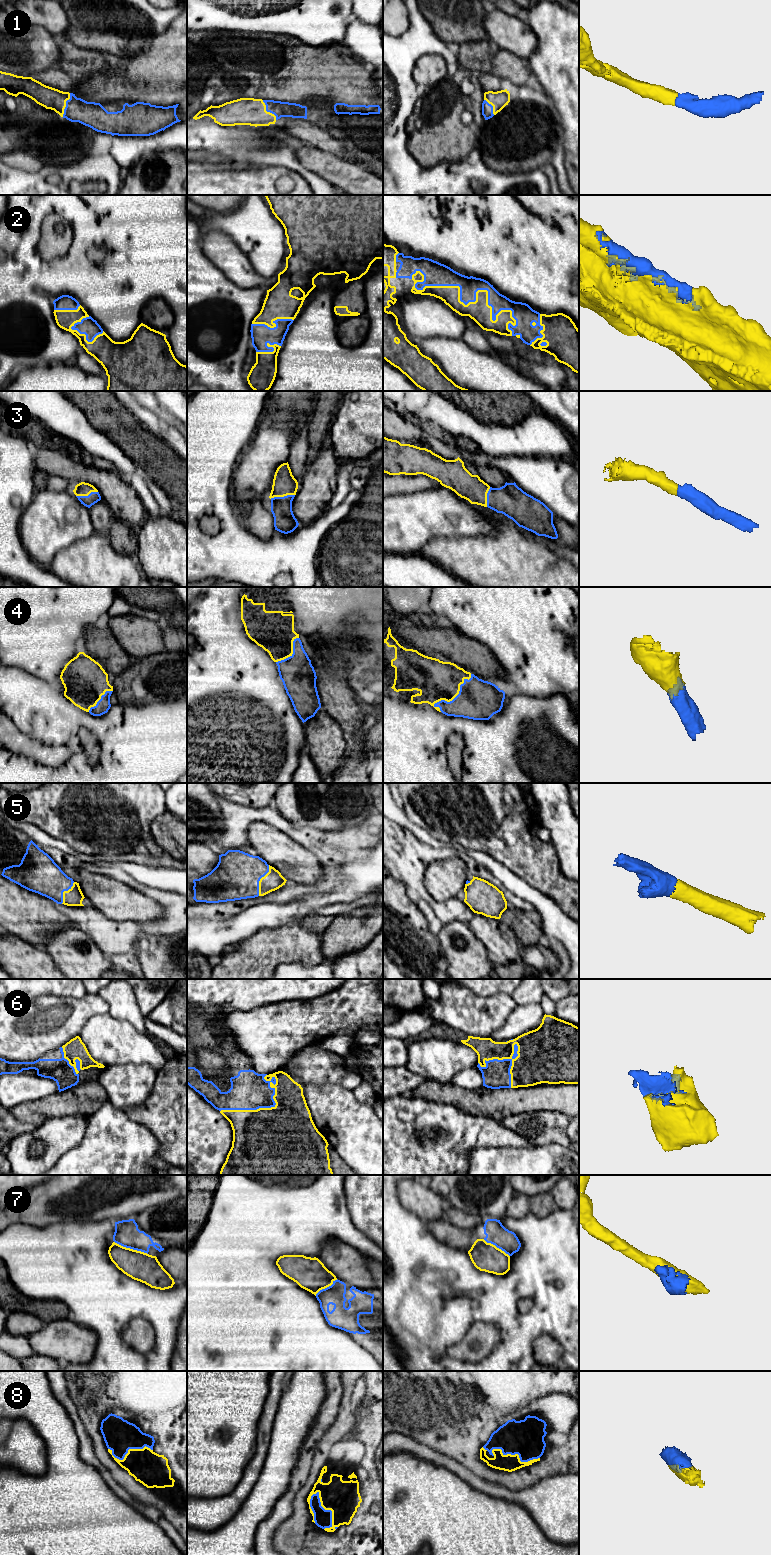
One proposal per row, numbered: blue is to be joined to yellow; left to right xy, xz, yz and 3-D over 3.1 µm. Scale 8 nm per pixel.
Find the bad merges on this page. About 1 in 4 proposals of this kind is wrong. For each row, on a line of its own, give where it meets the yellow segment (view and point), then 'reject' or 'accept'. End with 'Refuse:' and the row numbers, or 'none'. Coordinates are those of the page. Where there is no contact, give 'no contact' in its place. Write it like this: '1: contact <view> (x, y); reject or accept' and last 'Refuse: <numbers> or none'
1: contact xy (65, 105); accept
2: contact yz (476, 300); accept
3: contact xz (282, 496); accept
4: contact yz (456, 695); accept
5: contact xz (260, 880); accept
6: contact xz (262, 1108); accept
7: contact xy (131, 1249); reject
8: contact xz (327, 1509); accept
Refuse: 7

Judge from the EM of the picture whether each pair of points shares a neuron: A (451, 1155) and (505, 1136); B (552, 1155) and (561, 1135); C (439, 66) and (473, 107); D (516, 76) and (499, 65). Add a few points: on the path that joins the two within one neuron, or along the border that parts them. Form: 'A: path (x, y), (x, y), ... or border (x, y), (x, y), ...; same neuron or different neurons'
A: path (450, 1137), (466, 1121), (480, 1121), (487, 1128); same neuron
B: border (568, 1145), (547, 1143), (534, 1146); different neurons
C: border (446, 77), (426, 89); different neurons
D: path (512, 72), (503, 65); same neuron

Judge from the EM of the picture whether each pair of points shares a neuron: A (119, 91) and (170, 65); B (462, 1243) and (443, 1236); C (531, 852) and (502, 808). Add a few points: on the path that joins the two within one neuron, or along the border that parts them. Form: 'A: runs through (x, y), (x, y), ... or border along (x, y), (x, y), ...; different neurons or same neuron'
A: runs through (132, 89), (136, 89), (157, 66); same neuron
B: runs through (457, 1238), (448, 1236); same neuron
C: runs through (520, 841), (502, 823), (502, 819); same neuron

